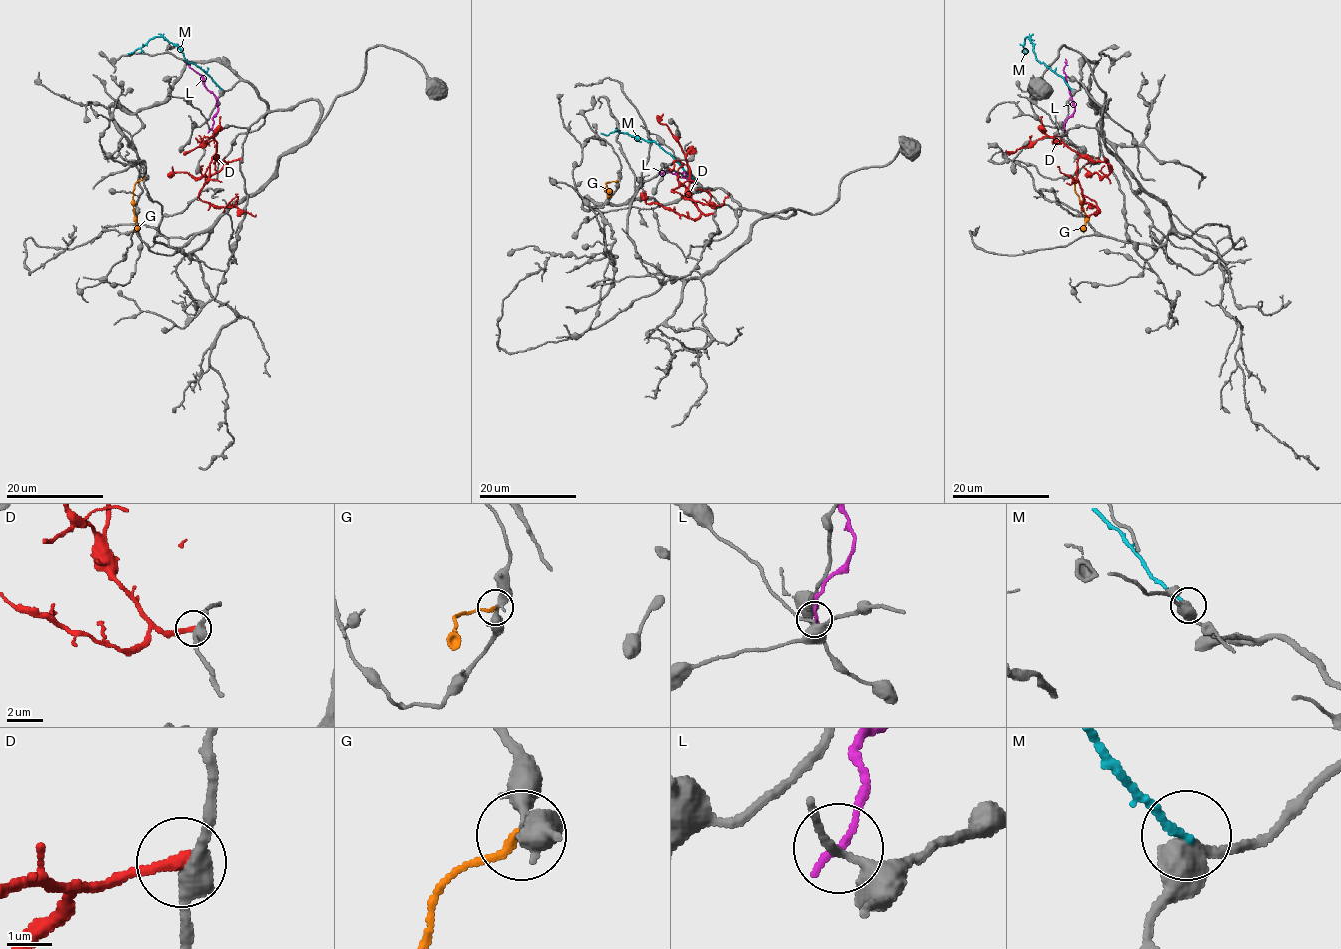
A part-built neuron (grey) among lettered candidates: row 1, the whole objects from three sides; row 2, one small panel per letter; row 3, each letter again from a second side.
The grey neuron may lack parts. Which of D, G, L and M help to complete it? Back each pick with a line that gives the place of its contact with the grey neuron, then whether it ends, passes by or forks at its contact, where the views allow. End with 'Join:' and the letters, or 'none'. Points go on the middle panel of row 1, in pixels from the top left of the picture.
G: meets grey at (617, 180); it ends there
Join: G

